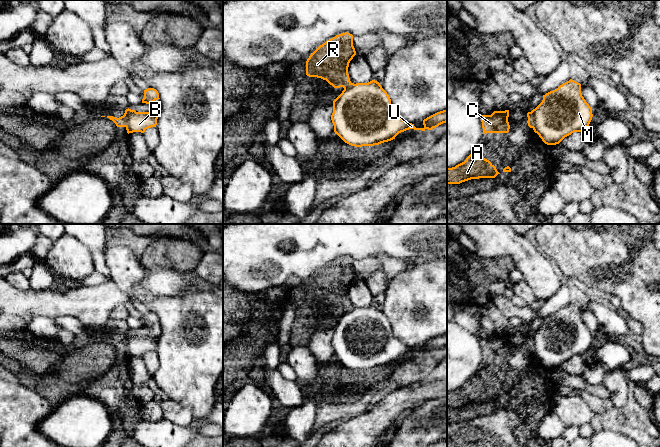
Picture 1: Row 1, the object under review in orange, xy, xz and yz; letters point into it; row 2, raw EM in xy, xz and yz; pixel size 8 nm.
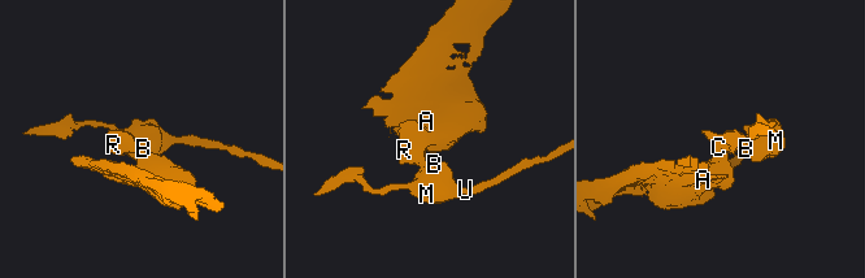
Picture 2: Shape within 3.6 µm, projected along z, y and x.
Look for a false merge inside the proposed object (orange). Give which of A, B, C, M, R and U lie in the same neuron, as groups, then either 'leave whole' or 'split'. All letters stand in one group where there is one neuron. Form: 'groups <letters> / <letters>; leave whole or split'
groups A C R / B M U; split

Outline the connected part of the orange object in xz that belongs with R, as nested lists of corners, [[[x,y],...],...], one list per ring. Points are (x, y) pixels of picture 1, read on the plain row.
[[[345,256],[320,269],[306,285],[306,299],[326,304],[334,312],[350,310],[350,285],[356,279],[353,259]]]

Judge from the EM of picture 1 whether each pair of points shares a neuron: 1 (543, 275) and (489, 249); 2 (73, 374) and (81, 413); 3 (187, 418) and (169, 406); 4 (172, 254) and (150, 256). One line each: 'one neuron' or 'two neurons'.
1: one neuron
2: two neurons
3: one neuron
4: one neuron

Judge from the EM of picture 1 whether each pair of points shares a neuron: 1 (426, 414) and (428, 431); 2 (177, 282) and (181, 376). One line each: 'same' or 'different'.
1: same
2: different

